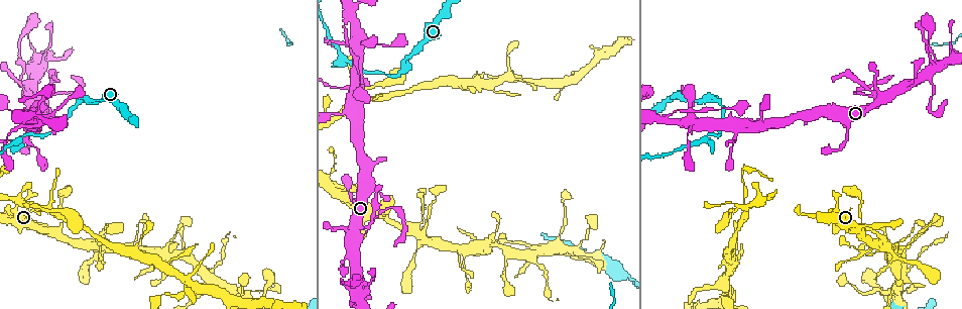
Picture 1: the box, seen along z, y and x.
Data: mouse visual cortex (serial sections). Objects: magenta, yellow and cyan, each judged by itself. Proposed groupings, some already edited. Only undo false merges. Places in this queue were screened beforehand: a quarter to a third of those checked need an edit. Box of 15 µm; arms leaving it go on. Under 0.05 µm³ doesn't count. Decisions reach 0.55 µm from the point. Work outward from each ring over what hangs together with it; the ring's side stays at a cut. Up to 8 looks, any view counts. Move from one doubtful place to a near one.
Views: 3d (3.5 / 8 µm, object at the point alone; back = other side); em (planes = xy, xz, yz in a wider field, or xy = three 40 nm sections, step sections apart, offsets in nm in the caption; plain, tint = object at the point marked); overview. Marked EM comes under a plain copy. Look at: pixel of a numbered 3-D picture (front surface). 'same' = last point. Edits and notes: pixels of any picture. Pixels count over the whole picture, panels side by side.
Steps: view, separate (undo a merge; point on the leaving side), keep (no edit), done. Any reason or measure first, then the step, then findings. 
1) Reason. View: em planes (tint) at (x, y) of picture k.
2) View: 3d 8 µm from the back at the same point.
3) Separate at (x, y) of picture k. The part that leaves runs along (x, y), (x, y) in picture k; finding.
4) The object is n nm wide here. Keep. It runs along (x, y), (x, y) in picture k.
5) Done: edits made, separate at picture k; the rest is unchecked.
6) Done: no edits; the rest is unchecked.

A narrow waist. View: 3d 8 µm at (760, 127) of picture 1.

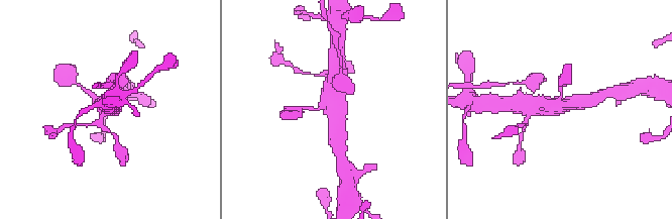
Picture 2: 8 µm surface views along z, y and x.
Closer look. View: 3d 3.5 µm at (331, 107) of picture 2.

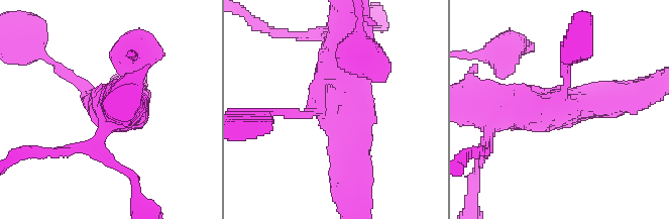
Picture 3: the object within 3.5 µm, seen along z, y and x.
Keep. It runs along (629, 97), (556, 109), (494, 106) in picture 3; one cell here.

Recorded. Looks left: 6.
View: 3d 3.5 µm at (31, 70) of picture 1.

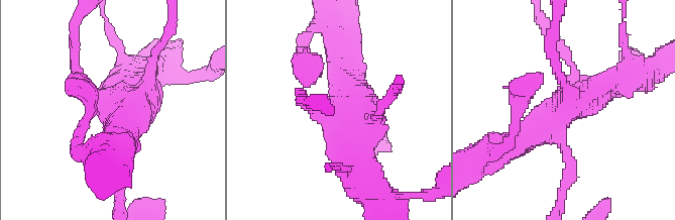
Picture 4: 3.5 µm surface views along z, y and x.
View: em planes (tint) at (572, 104) of picture 4.

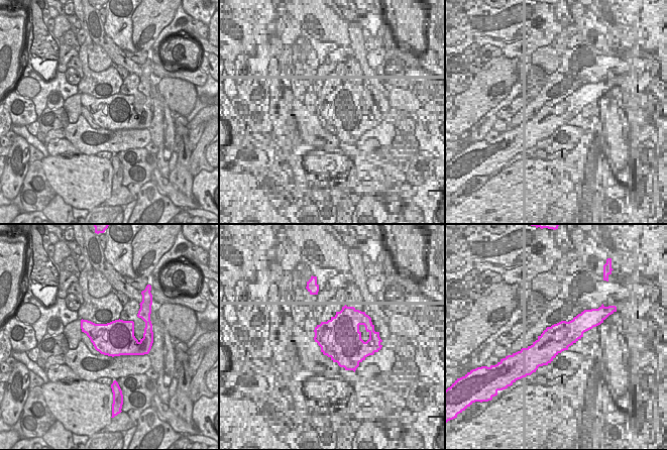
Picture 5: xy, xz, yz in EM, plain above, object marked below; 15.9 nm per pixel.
Keep. It runs along (522, 139), (561, 111), (626, 77) in picture 4; continuous, no second cell.

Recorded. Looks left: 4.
Arms part here. View: 3d 8 µm at (367, 226) of picture 1.

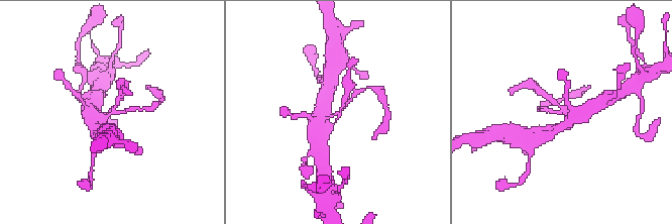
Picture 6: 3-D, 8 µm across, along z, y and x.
Closer look. View: 3d 3.5 µm at (337, 114) of picture 6.

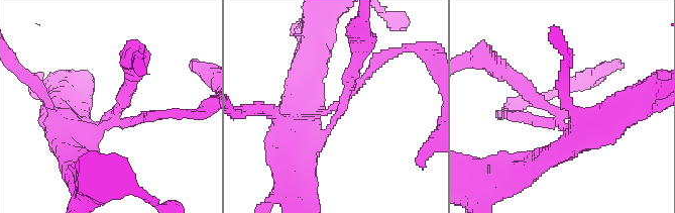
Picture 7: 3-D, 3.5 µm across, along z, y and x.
3 arms meet here; the arms are 150, 200, 350 nm wide; now the EM. View: em xy step 5 (tint) at (109, 122) of picture 7.

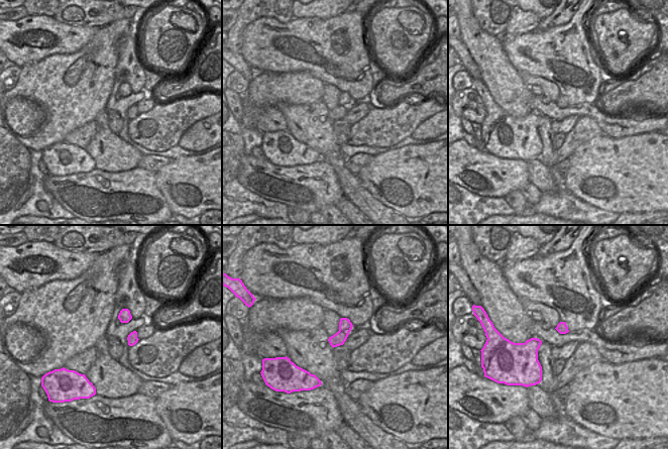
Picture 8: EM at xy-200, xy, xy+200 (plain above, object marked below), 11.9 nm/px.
Keep. It runs along (294, 99), (328, 112), (383, 56) in picture 7; all the same cell.

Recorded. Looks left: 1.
Done: no edits; the rest is unchecked.

